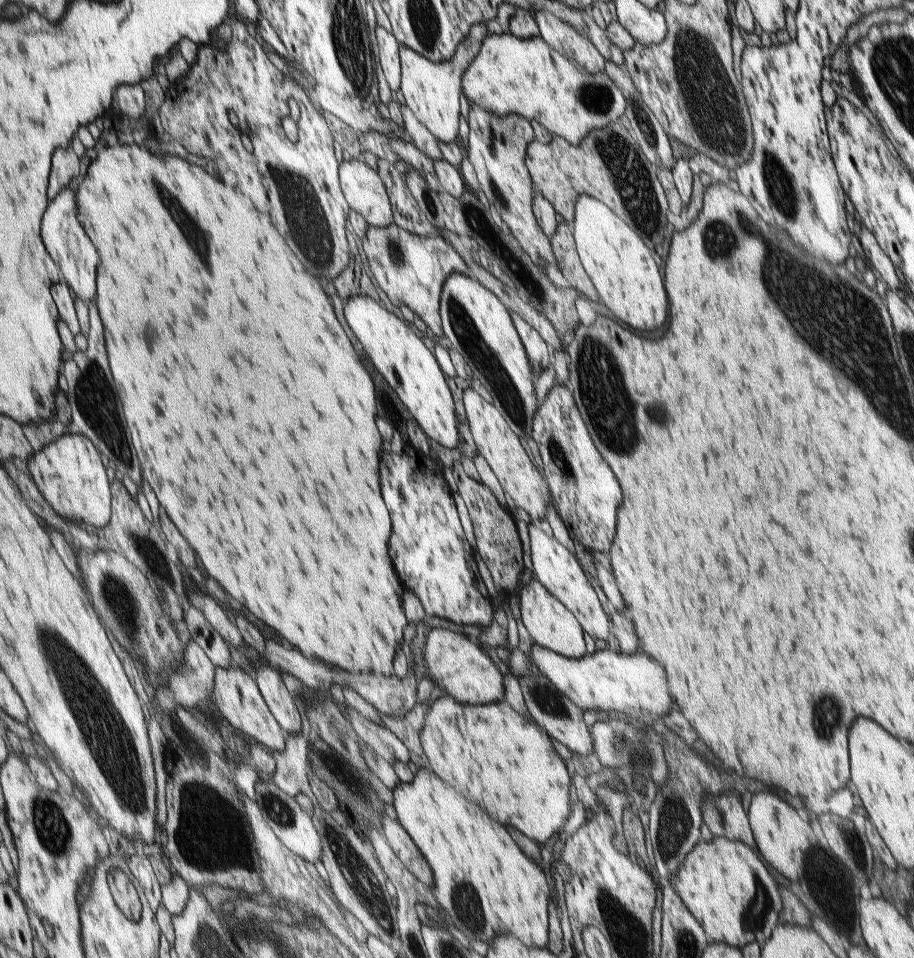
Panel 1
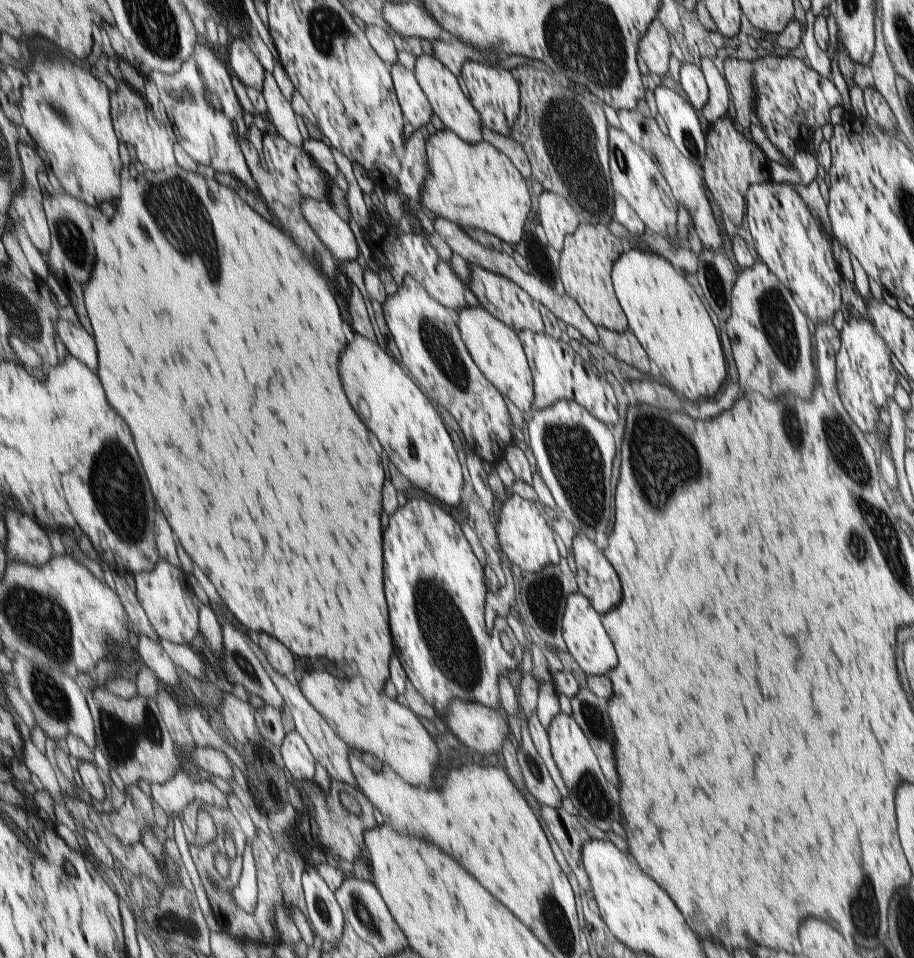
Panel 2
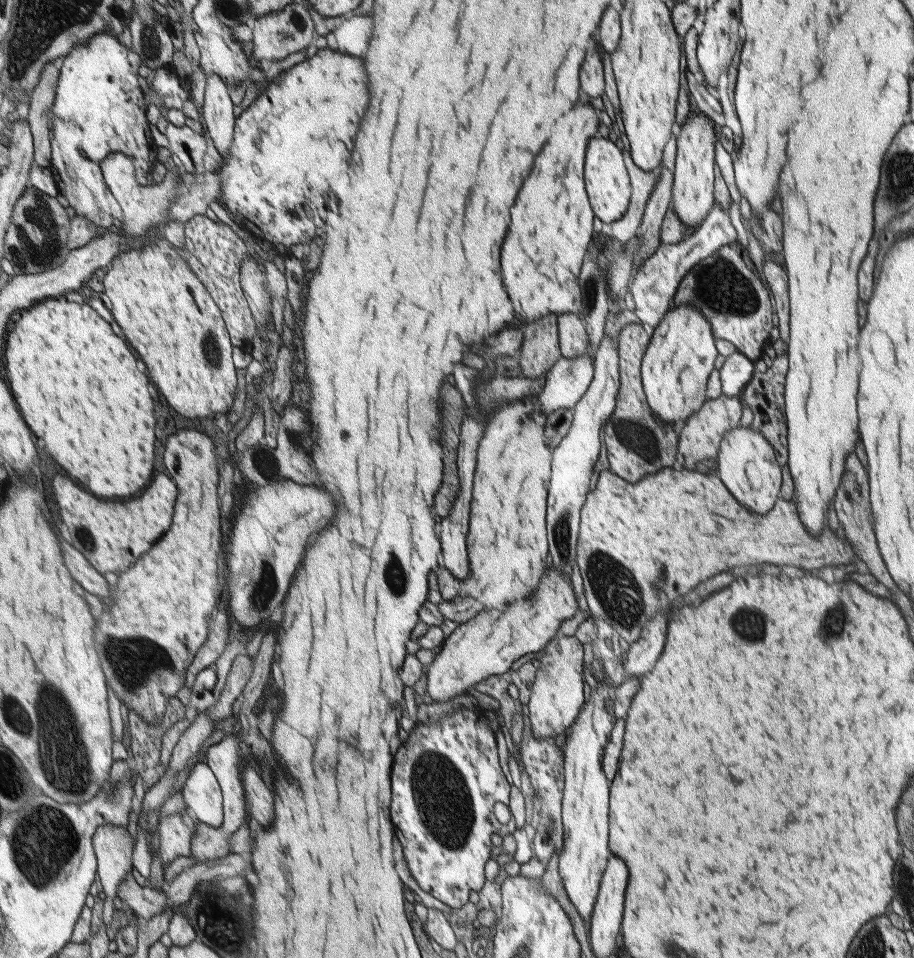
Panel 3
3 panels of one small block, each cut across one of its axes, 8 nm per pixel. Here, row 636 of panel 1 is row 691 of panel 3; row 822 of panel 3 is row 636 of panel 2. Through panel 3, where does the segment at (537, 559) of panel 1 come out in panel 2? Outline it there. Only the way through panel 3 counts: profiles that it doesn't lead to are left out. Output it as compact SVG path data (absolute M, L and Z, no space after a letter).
M578 591L566 594L567 603L562 617L562 634L567 650L586 675L606 674L610 668L618 666L617 652L614 652L610 636L602 628L602 620L587 597Z

